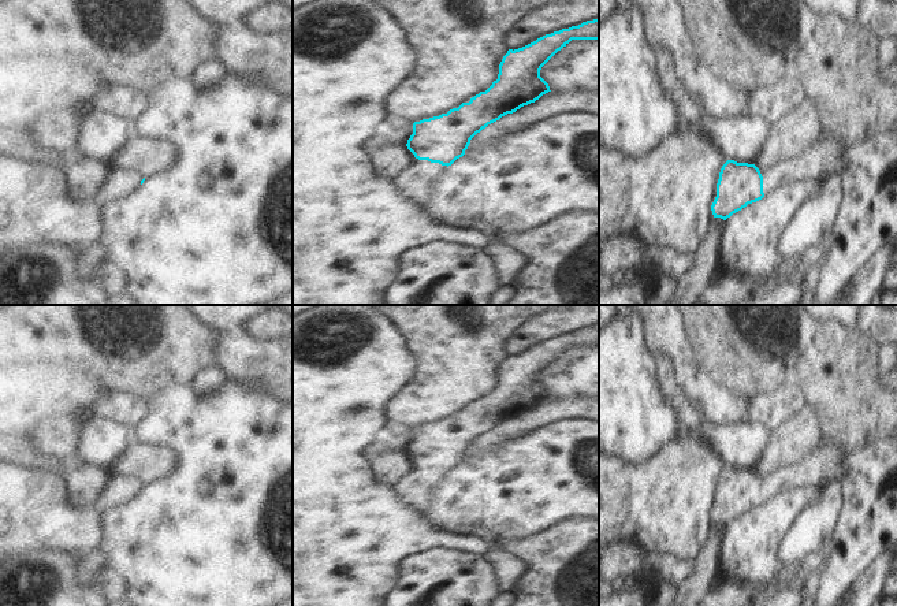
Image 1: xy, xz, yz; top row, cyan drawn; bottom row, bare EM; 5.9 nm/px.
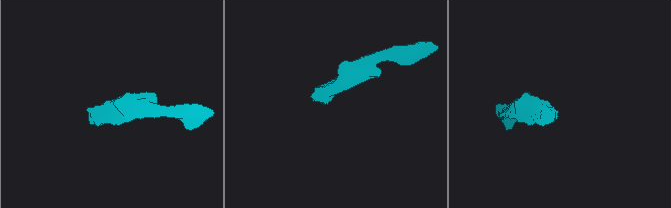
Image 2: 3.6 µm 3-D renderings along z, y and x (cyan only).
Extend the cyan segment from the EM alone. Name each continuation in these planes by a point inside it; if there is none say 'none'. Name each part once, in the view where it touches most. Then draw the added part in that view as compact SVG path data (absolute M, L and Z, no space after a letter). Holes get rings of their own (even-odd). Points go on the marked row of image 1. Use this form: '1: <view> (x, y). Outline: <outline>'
1: xz (417, 182). Outline: M414 159L412 167L395 178L395 183L406 197L413 198L432 215L431 205L435 197L435 185L447 168L447 166L439 163Z

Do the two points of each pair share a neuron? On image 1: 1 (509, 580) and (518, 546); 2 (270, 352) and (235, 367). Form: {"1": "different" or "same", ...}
{"1": "different", "2": "same"}

